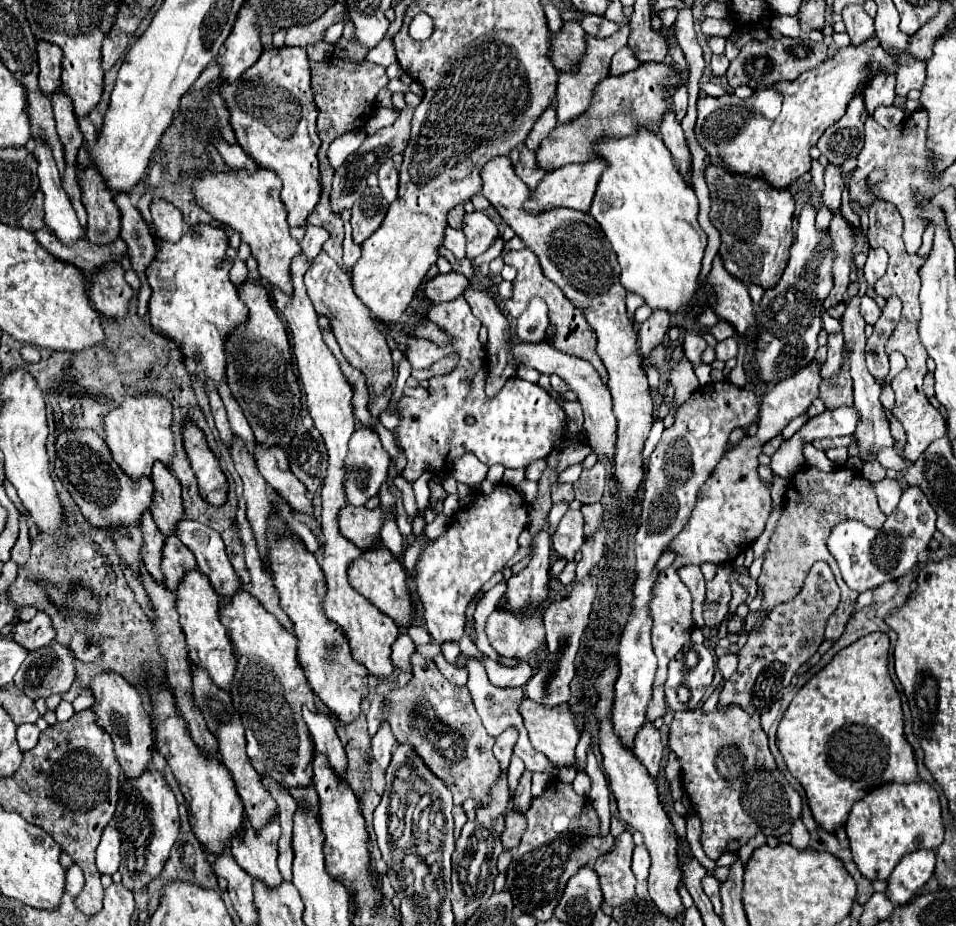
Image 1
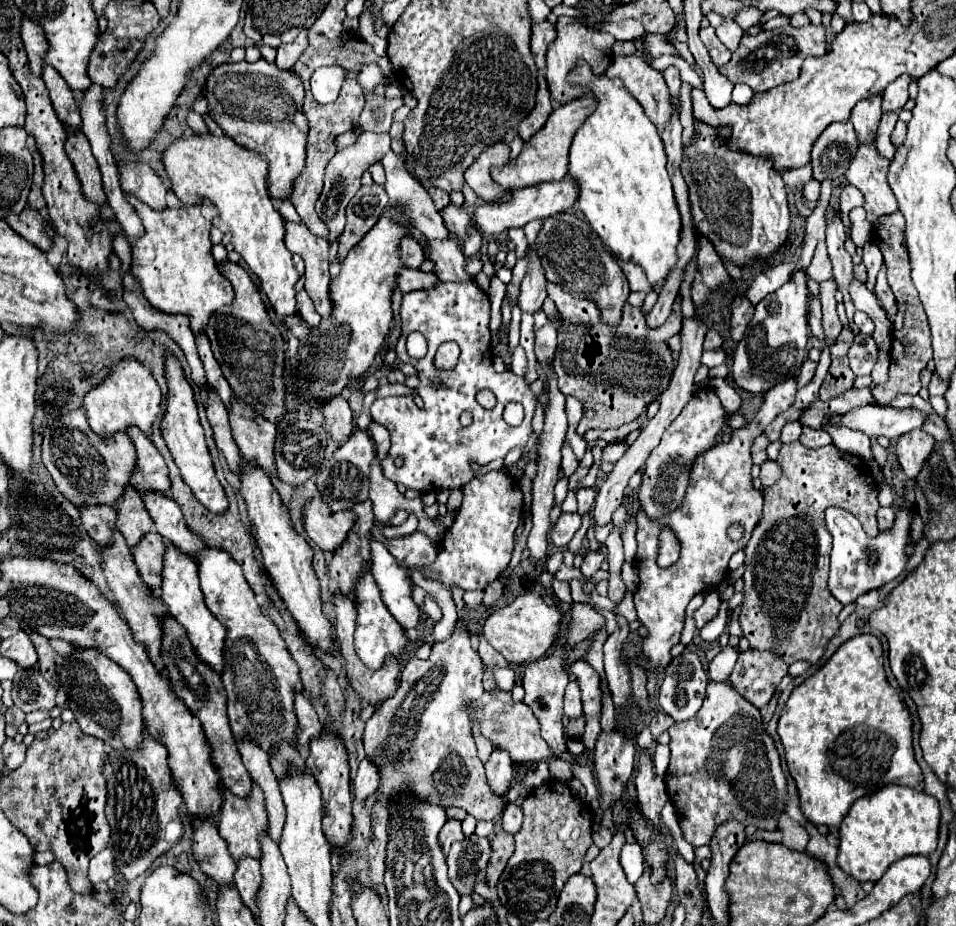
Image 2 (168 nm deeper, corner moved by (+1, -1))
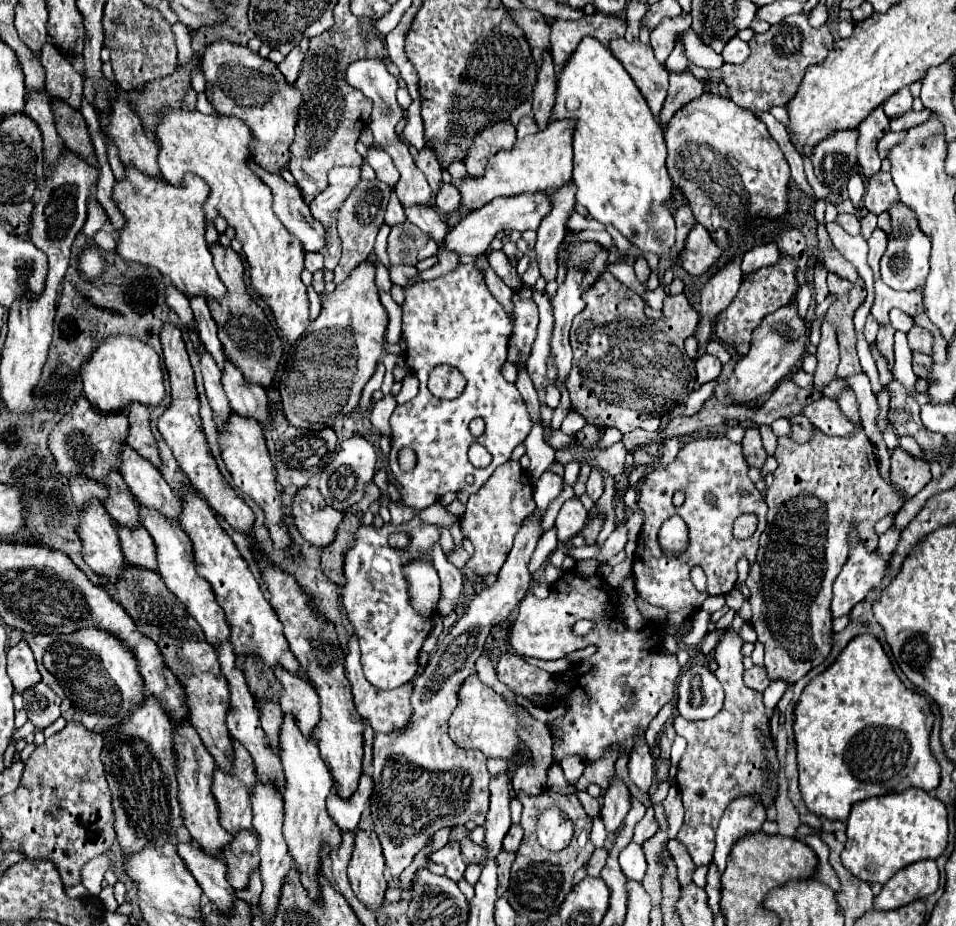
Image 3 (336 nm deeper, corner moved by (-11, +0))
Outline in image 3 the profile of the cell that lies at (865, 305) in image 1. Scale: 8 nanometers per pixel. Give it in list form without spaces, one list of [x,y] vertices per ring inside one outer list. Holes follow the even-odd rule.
[[[868,315],[868,317],[866,317],[866,325],[864,325],[864,339],[866,339],[868,343],[874,343],[876,333],[878,333],[878,321],[876,321],[872,315]]]

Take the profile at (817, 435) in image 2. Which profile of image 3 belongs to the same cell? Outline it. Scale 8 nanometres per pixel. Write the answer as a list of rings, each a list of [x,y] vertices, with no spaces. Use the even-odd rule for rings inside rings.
[[[790,415],[788,417],[790,425],[792,425],[792,431],[790,431],[790,439],[796,441],[796,443],[806,443],[810,437],[812,437],[812,431],[814,431],[814,425],[810,421],[804,421],[804,417],[800,415]]]

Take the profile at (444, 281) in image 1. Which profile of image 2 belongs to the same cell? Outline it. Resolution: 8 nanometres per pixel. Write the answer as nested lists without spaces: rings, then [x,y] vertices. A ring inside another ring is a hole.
[[[406,268],[404,272],[400,272],[398,288],[406,294],[406,292],[416,292],[416,290],[432,290],[438,282],[440,280],[436,274],[426,274],[422,270]]]

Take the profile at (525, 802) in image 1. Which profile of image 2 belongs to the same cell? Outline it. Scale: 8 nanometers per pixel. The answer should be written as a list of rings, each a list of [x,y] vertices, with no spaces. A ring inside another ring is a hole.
[[[510,802],[510,804],[506,804],[506,808],[502,812],[502,820],[504,820],[502,828],[506,832],[510,832],[510,834],[516,834],[520,830],[522,822],[524,822],[524,812],[522,812],[522,808],[518,804]]]

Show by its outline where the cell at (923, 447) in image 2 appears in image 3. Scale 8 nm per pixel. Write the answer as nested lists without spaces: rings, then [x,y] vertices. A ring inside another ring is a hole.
[[[896,449],[892,453],[892,467],[890,467],[890,481],[894,487],[902,491],[906,499],[914,497],[928,481],[932,479],[930,467],[924,465],[920,459],[910,459],[906,451]]]

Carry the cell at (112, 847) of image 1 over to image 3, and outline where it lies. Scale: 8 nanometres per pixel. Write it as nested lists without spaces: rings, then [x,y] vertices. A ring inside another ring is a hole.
[[[100,855],[100,857],[94,857],[90,859],[82,871],[80,871],[80,877],[82,877],[82,885],[88,889],[90,895],[98,895],[102,891],[102,879],[104,879],[104,873],[110,869],[110,861],[106,855]]]

